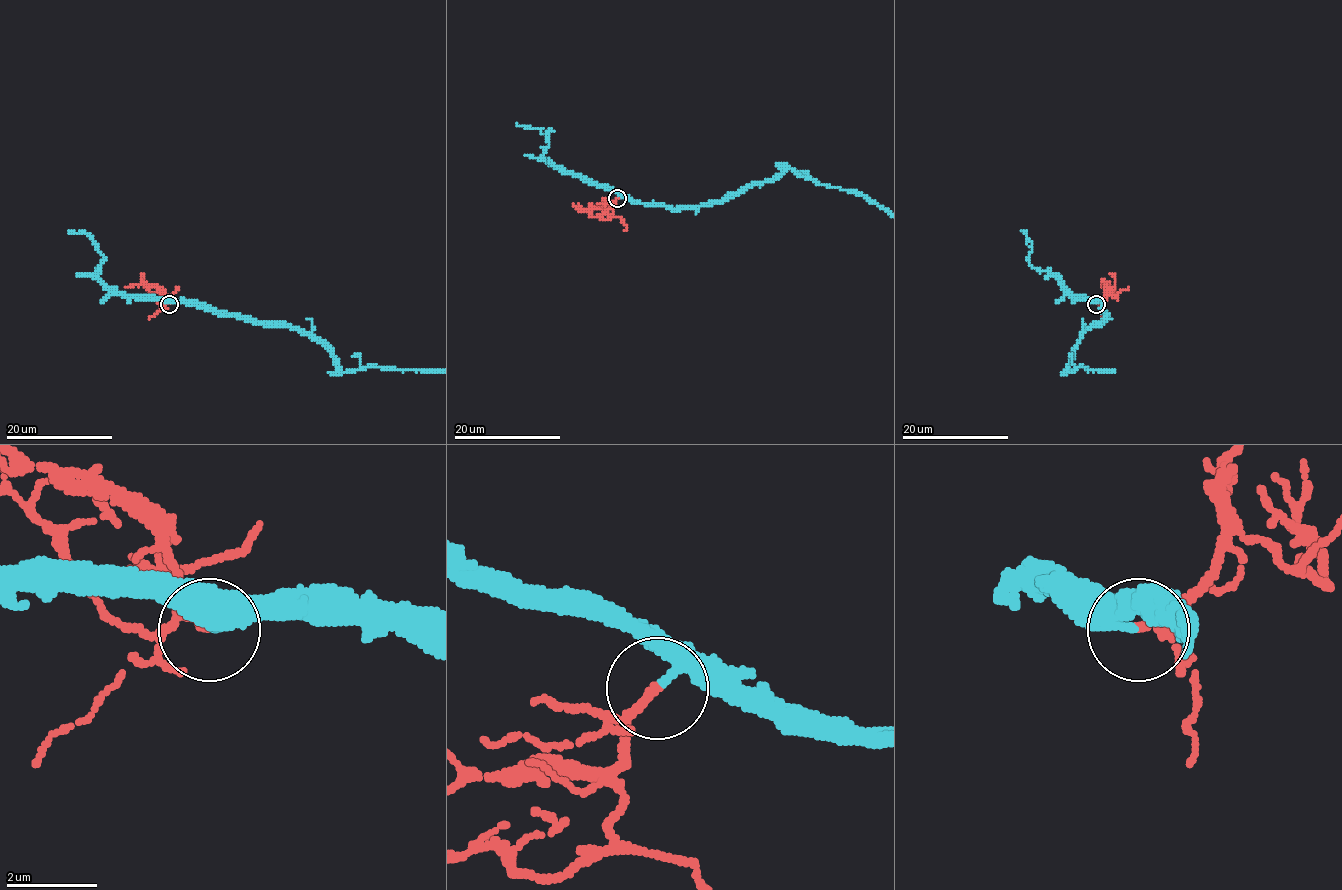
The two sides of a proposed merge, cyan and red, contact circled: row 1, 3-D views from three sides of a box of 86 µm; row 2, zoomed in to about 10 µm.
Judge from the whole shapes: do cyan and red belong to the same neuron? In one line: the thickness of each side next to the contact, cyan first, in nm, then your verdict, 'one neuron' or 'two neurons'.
240/140 nm | one neuron

